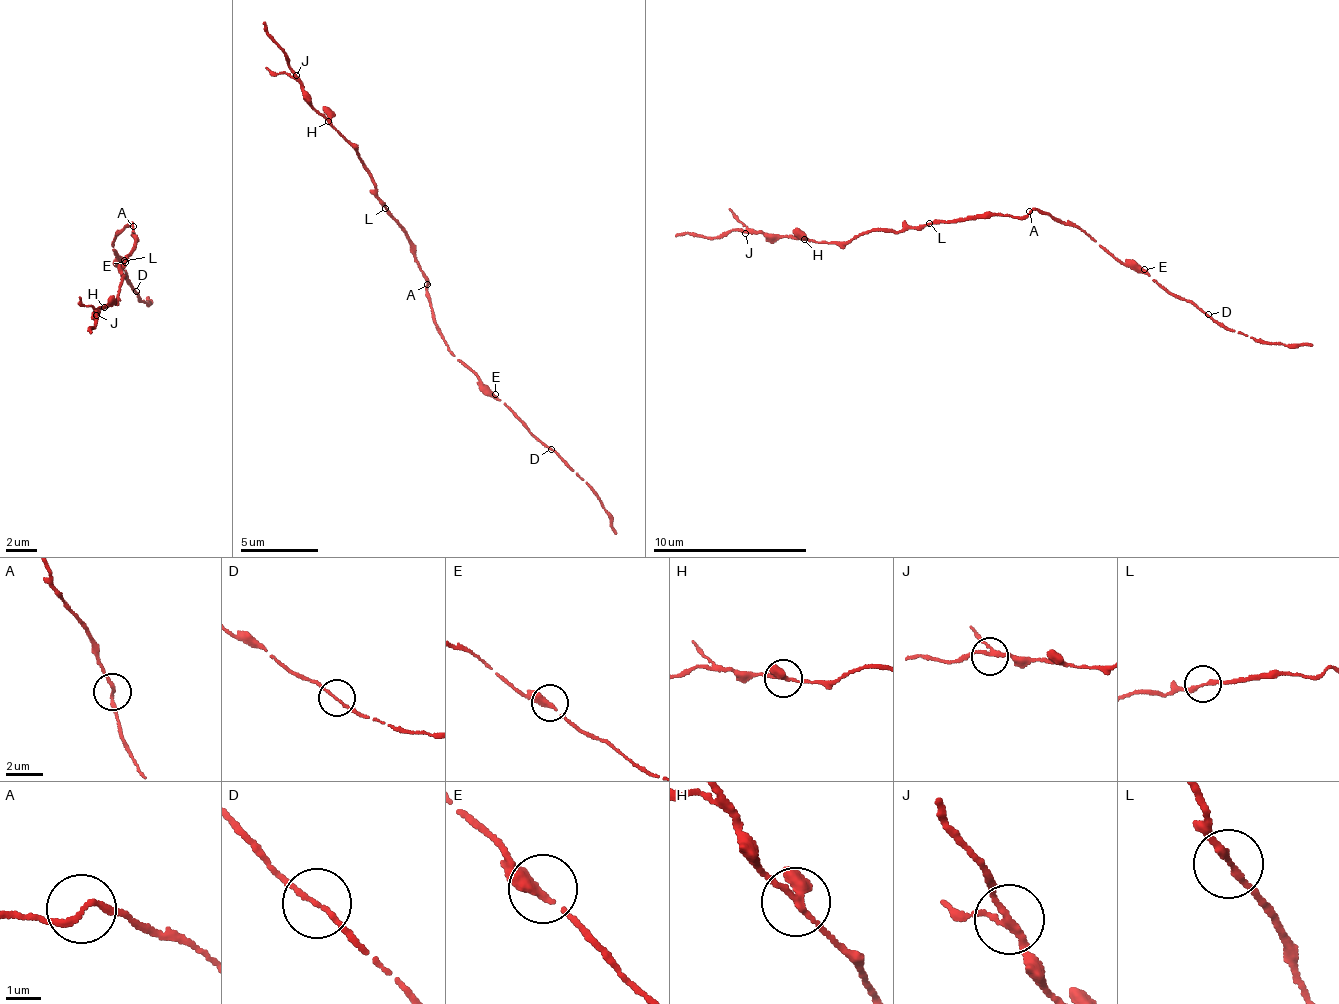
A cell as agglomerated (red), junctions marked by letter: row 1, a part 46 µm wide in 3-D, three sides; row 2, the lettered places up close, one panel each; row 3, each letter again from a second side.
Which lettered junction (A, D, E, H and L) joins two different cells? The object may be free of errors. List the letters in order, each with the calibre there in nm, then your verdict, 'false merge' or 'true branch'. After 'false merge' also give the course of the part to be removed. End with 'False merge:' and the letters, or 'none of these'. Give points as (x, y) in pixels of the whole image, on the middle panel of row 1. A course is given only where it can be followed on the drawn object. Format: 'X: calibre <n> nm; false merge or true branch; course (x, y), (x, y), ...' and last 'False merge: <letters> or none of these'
A: calibre 180 nm; true branch
D: calibre 130 nm; true branch
E: calibre 320 nm; true branch
H: calibre 320 nm; true branch
L: calibre 190 nm; true branch
False merge: none of these

